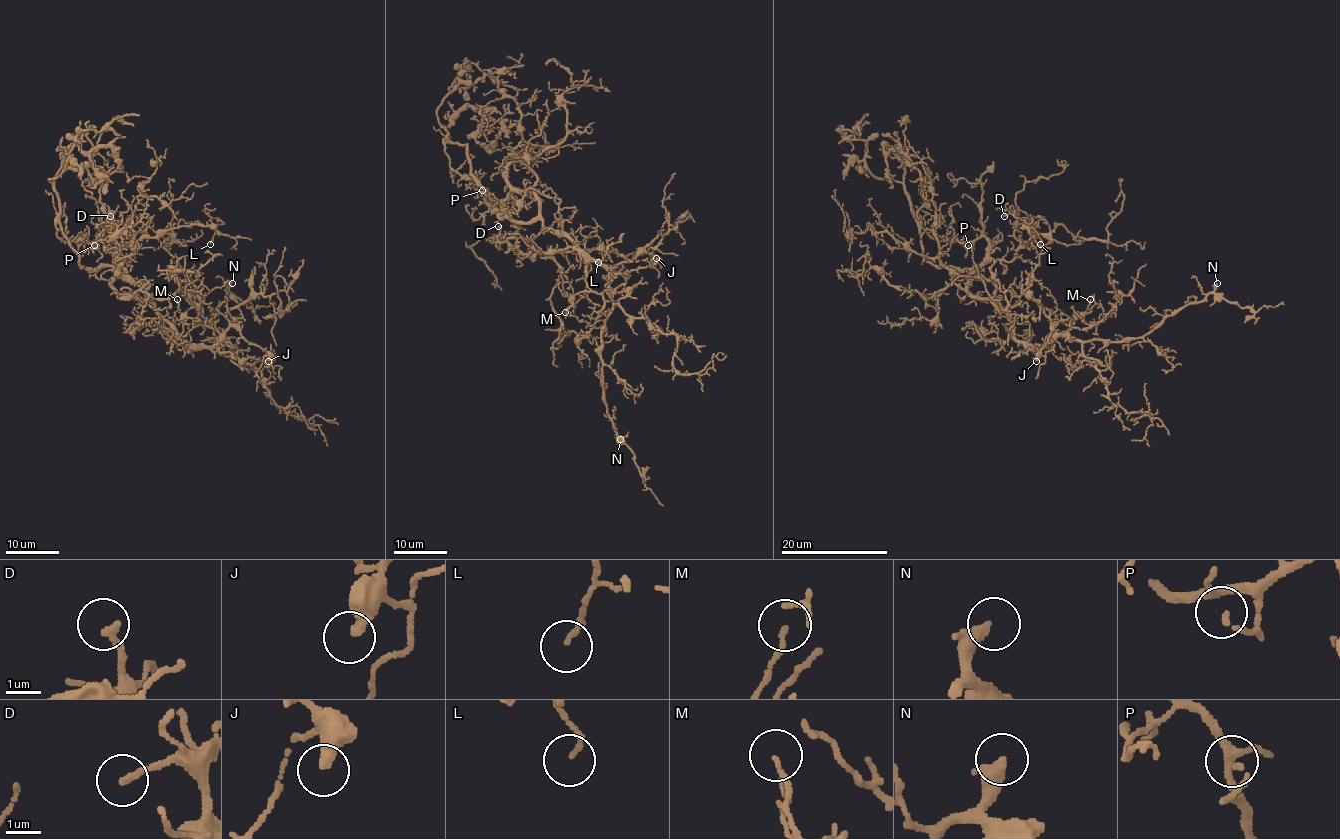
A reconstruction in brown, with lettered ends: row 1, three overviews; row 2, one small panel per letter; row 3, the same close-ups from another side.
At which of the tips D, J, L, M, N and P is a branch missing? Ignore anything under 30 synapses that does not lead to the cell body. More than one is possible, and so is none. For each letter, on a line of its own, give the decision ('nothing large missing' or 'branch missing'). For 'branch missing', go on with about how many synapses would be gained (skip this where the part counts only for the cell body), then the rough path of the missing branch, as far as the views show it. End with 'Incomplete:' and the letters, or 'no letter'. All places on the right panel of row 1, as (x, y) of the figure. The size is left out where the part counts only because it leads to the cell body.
D: nothing large missing
J: nothing large missing
L: nothing large missing
M: nothing large missing
N: branch missing | 35 syn | (1217, 283), (1231, 266), (1250, 261), (1263, 245), (1273, 242)
P: nothing large missing
Incomplete: N

